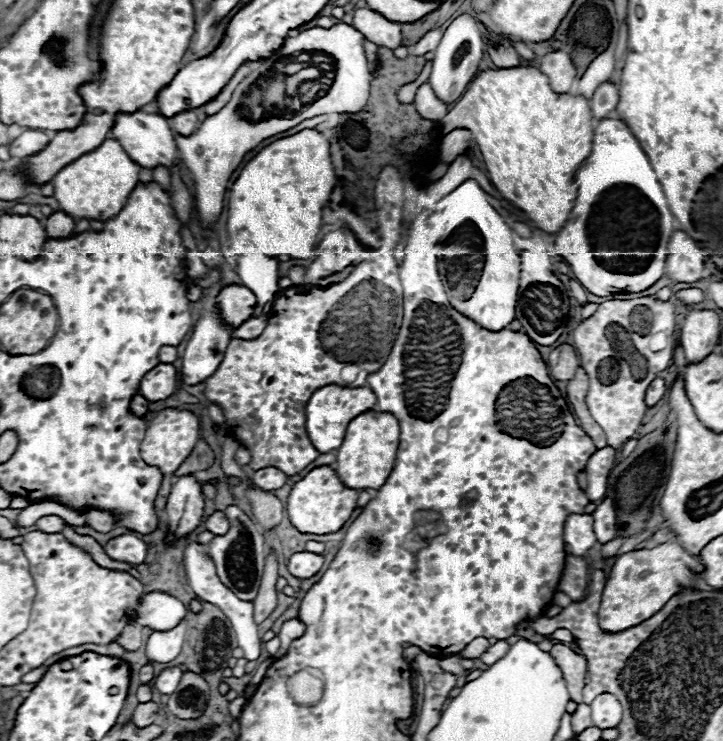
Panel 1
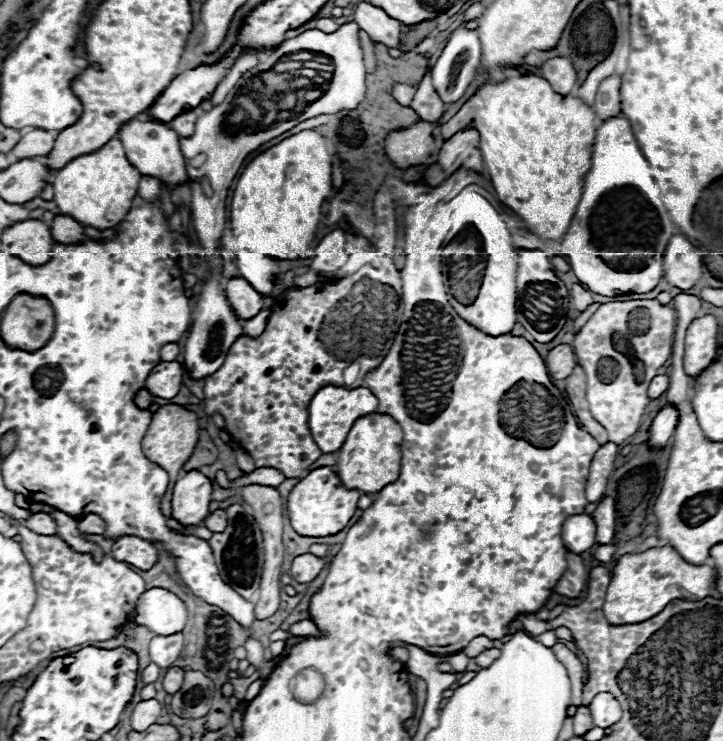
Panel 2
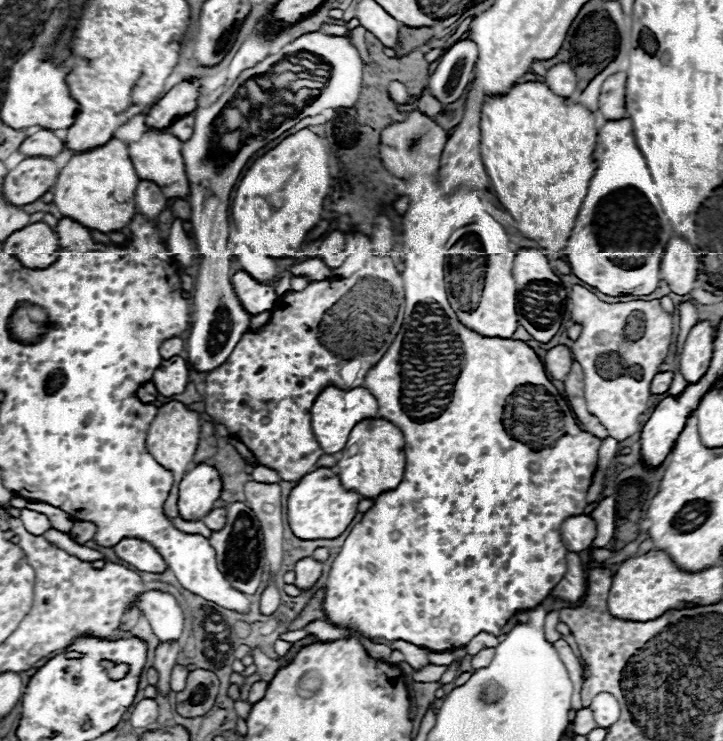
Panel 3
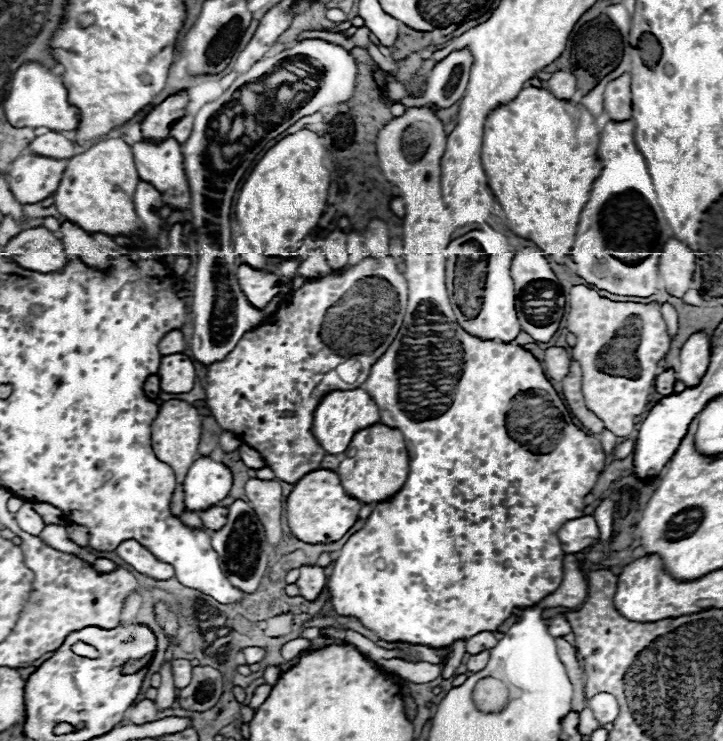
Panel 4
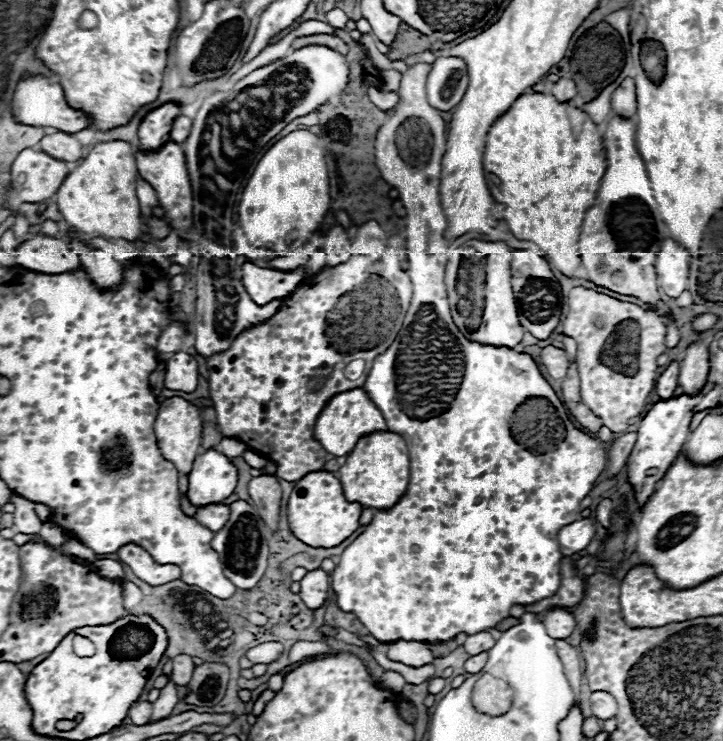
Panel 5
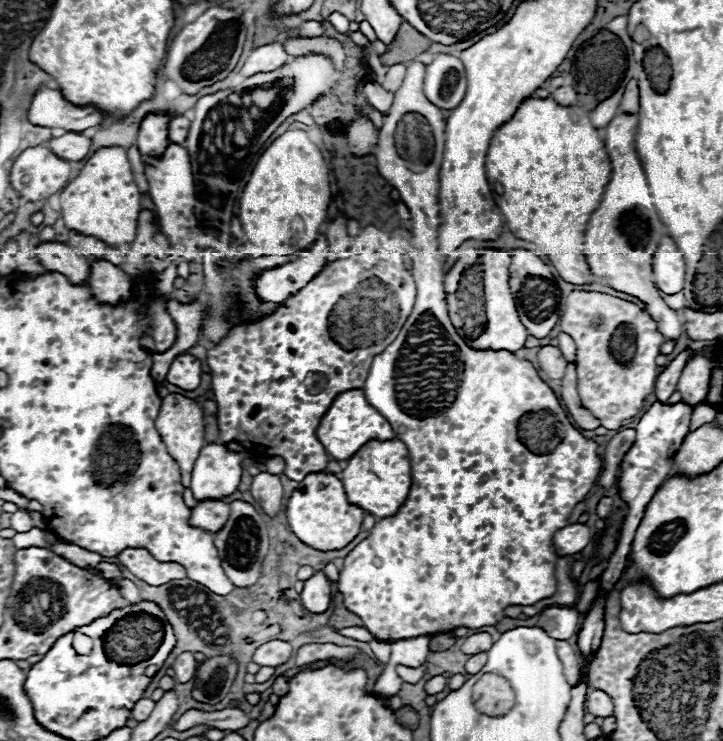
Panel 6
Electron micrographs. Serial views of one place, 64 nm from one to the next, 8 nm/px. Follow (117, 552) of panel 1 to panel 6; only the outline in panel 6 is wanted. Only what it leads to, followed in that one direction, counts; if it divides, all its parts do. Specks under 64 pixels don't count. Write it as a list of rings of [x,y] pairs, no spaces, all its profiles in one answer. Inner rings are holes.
[[[126,548],[118,558],[122,566],[126,566],[136,578],[144,580],[150,586],[162,586],[170,580],[186,578],[186,568],[182,564],[160,564],[144,548]]]

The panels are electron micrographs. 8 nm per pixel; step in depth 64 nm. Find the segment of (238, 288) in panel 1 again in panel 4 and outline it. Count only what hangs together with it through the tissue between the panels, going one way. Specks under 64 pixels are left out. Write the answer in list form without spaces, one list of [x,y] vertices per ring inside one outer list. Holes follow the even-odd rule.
[[[242,264],[236,276],[242,292],[248,296],[250,304],[256,308],[264,308],[274,296],[280,294],[280,284],[278,284],[280,278],[274,276],[272,272],[262,272],[248,264]]]

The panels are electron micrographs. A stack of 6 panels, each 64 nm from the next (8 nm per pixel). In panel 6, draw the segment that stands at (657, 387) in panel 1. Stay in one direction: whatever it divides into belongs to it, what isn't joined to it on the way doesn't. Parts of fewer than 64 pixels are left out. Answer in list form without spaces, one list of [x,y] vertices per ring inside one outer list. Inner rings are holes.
[[[690,348],[684,350],[684,352],[680,352],[680,354],[666,366],[666,370],[658,376],[654,394],[656,394],[656,398],[658,398],[660,402],[668,402],[668,398],[674,394],[674,386],[676,386],[680,374],[682,374],[682,370],[684,370],[688,358],[692,358],[692,356],[696,356],[696,354],[698,354],[698,352],[696,352],[696,350],[690,350]]]

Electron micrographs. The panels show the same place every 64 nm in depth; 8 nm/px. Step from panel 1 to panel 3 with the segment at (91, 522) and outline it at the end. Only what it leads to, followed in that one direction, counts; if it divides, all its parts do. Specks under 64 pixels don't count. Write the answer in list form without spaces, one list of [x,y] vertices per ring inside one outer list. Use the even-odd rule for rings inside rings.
[[[76,520],[74,526],[72,526],[72,530],[70,530],[70,538],[76,540],[78,544],[86,544],[88,540],[92,540],[94,532],[96,532],[94,524],[90,524],[90,522],[78,522]]]

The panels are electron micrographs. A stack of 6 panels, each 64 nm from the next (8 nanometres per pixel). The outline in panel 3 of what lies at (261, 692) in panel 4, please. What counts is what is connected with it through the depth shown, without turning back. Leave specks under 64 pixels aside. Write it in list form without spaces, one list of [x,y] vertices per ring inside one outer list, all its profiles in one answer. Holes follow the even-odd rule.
[[[262,680],[254,683],[249,691],[248,702],[255,704],[262,699],[265,695],[267,686],[268,682],[264,682]]]

